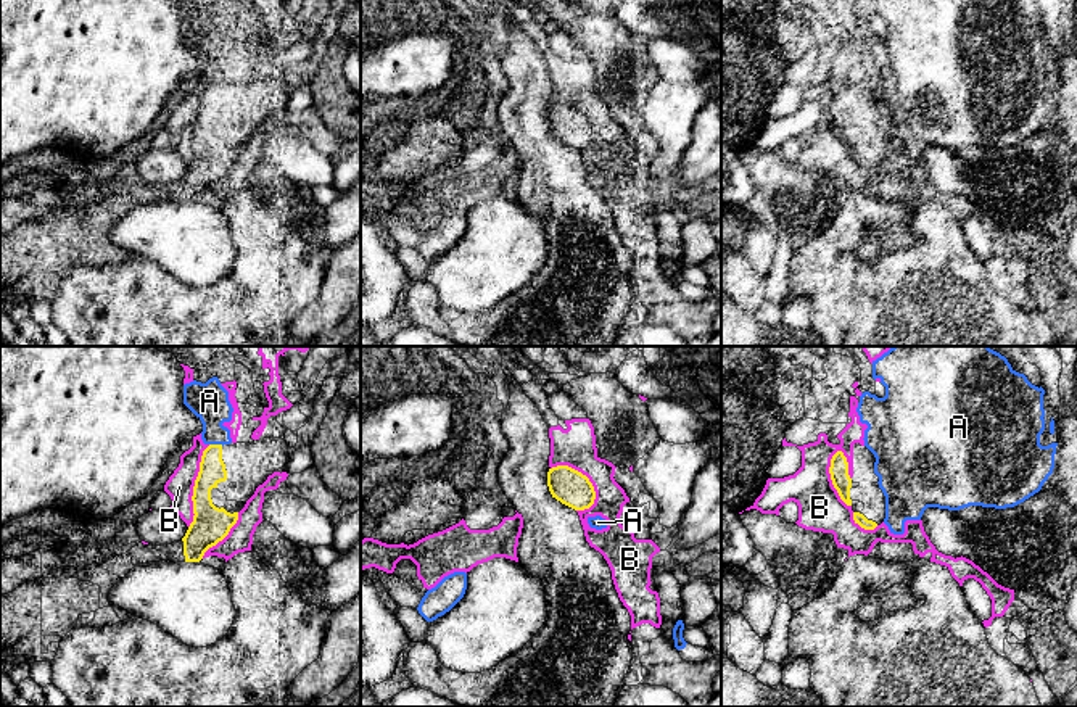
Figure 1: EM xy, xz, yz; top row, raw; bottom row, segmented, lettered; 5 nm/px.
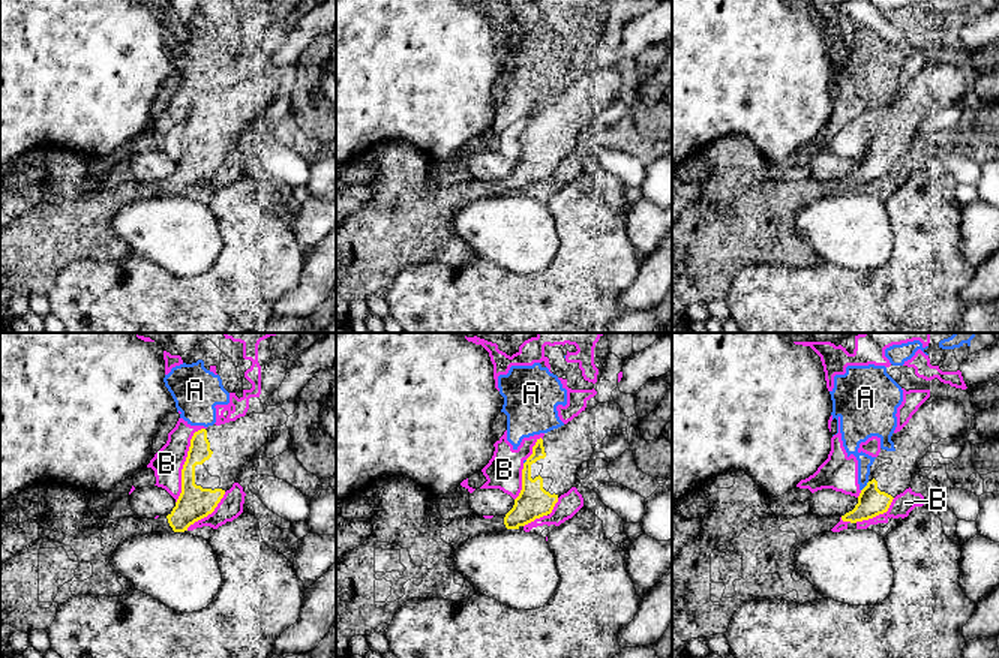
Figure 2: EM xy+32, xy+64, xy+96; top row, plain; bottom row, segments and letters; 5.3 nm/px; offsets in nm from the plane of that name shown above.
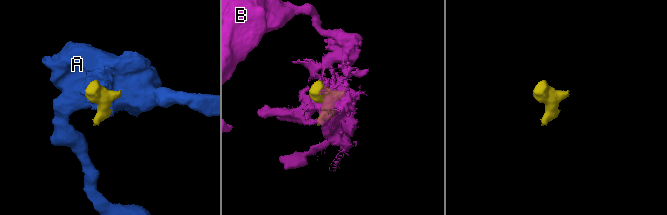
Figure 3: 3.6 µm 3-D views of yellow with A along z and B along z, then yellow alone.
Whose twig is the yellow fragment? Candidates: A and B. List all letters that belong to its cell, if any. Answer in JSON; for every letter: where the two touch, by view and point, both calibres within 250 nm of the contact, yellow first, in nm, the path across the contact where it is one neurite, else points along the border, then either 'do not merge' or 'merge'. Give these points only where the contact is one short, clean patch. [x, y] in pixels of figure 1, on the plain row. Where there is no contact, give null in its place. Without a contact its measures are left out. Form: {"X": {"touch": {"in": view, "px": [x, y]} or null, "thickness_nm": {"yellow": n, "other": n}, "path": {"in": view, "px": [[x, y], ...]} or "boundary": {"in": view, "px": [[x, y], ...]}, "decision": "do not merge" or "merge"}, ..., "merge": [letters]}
{"A": {"touch": {"in": "xy", "px": [216, 84]}, "thickness_nm": {"yellow": 130, "other": 190}, "decision": "do not merge"}, "B": {"touch": {"in": "yz", "px": [831, 118]}, "thickness_nm": {"yellow": 100, "other": 220}, "decision": "do not merge"}, "merge": []}

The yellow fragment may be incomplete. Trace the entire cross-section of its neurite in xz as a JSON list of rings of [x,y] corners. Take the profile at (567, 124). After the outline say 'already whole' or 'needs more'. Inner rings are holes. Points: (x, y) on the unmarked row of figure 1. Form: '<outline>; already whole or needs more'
[[[568,105],[549,108],[547,126],[552,137],[575,150],[589,148],[596,139],[589,118]]]; already whole

